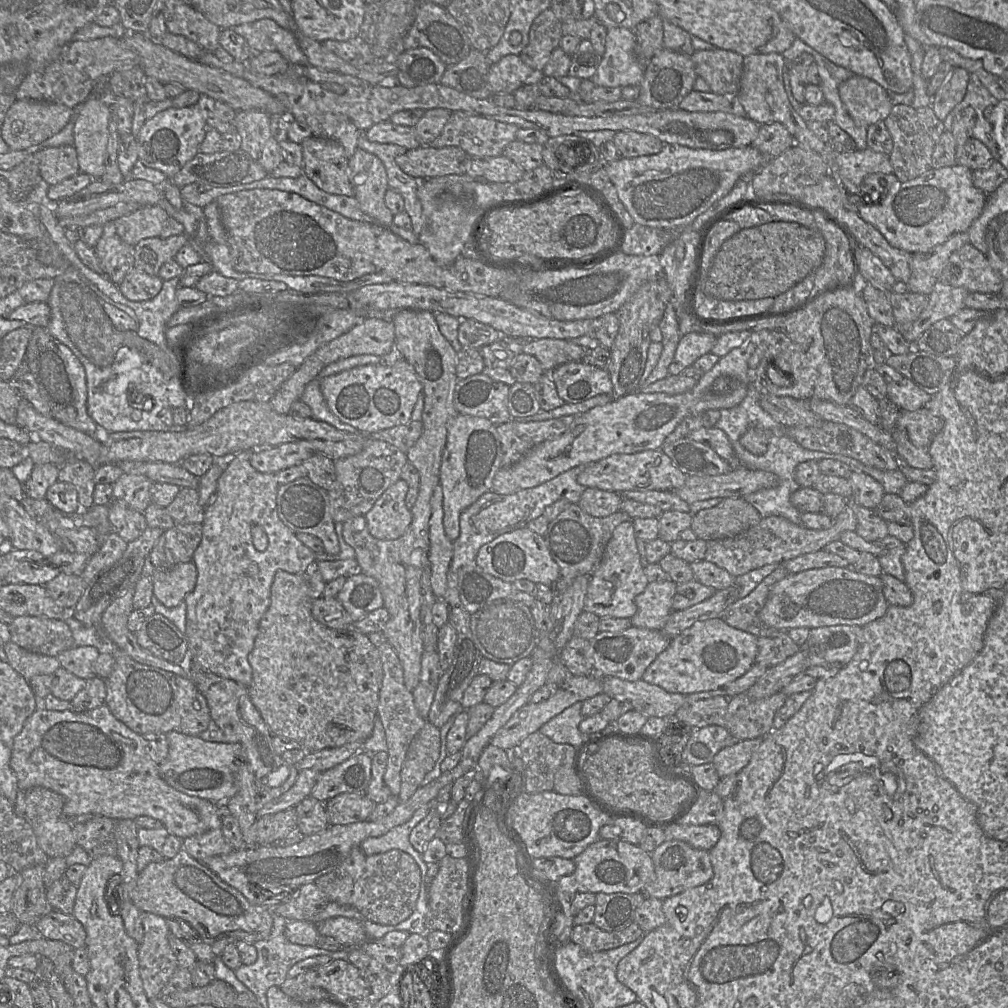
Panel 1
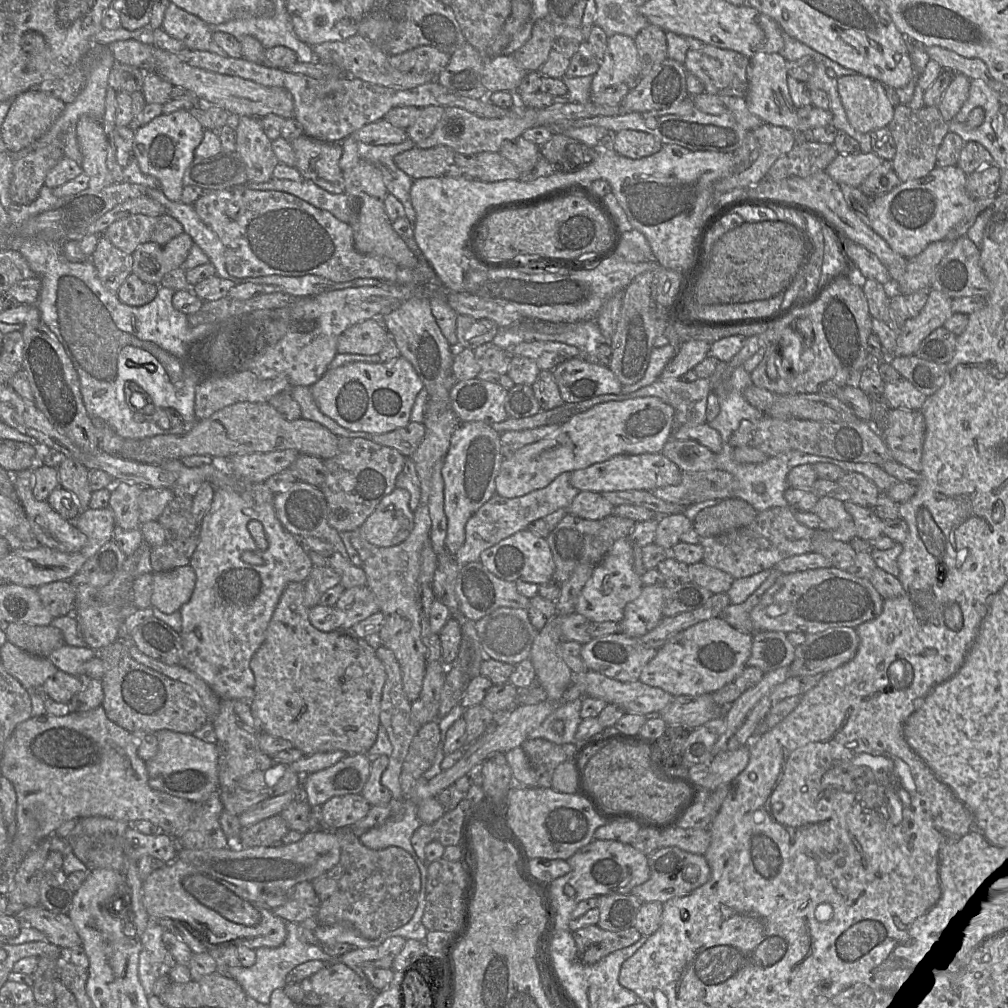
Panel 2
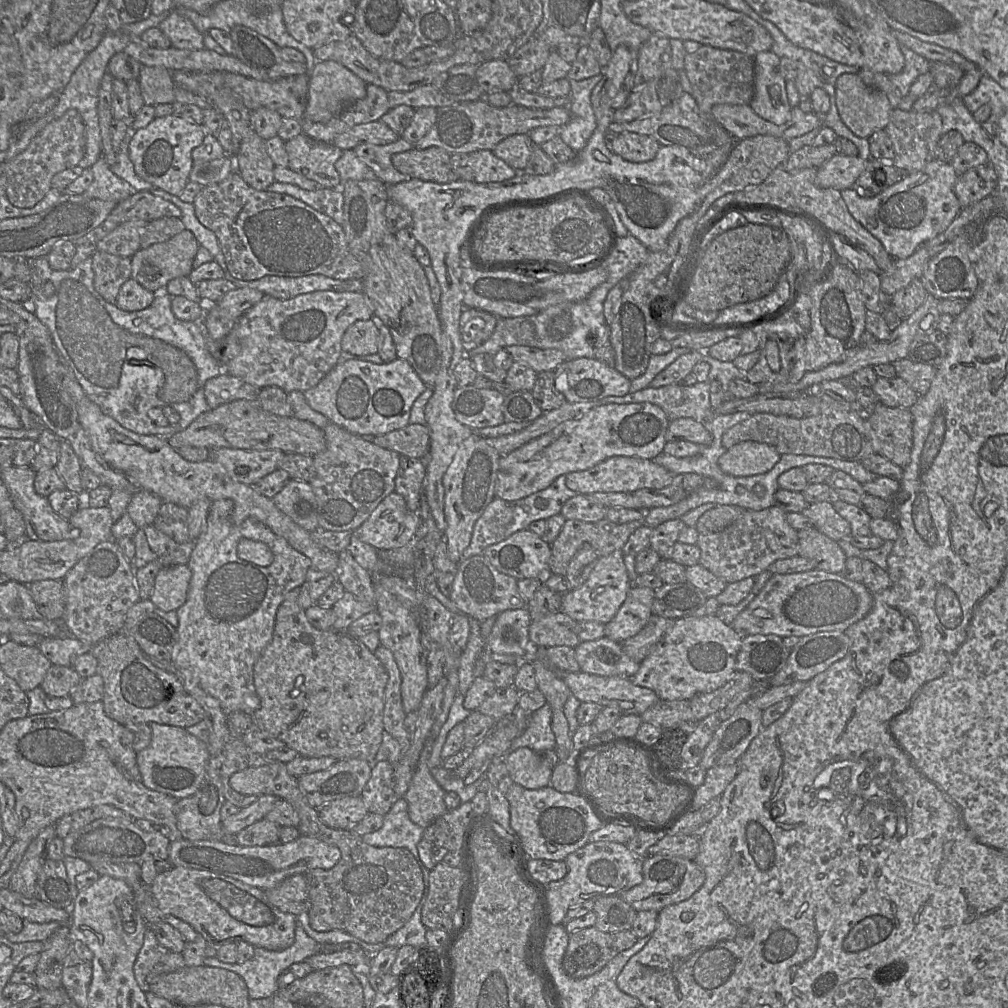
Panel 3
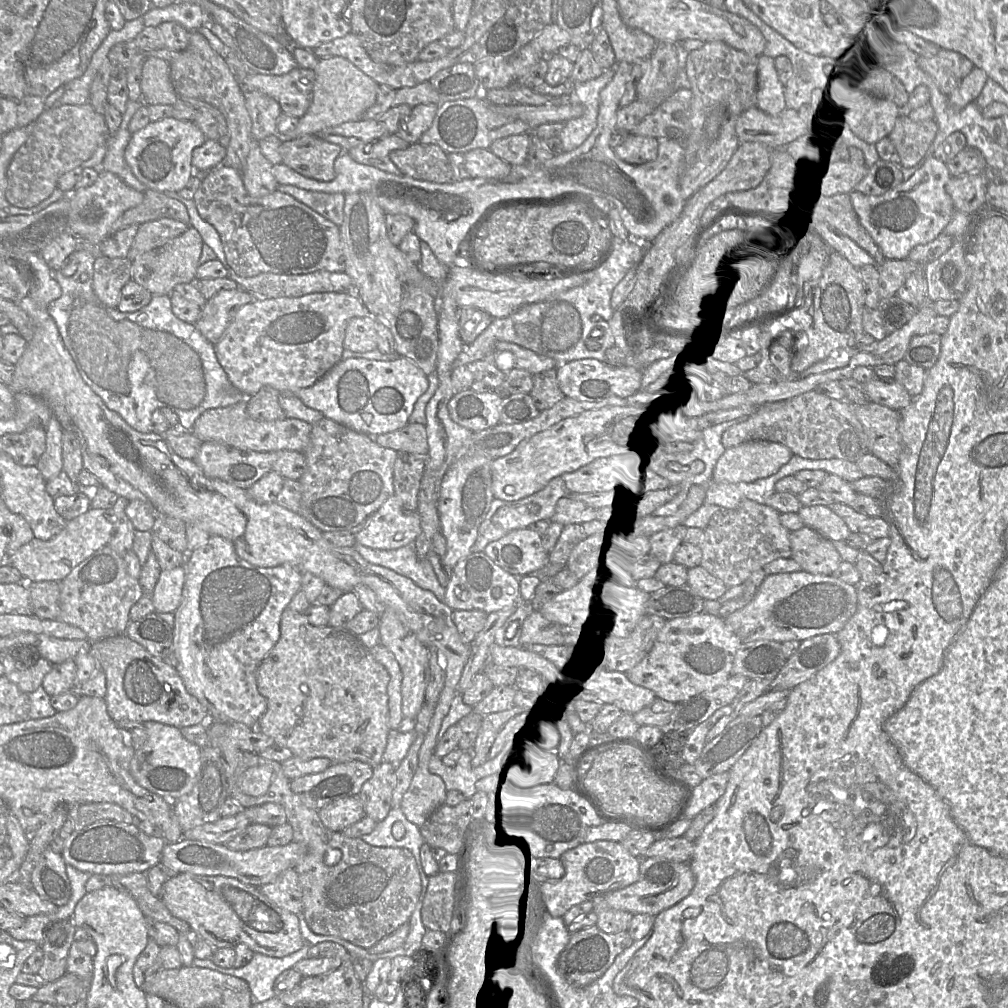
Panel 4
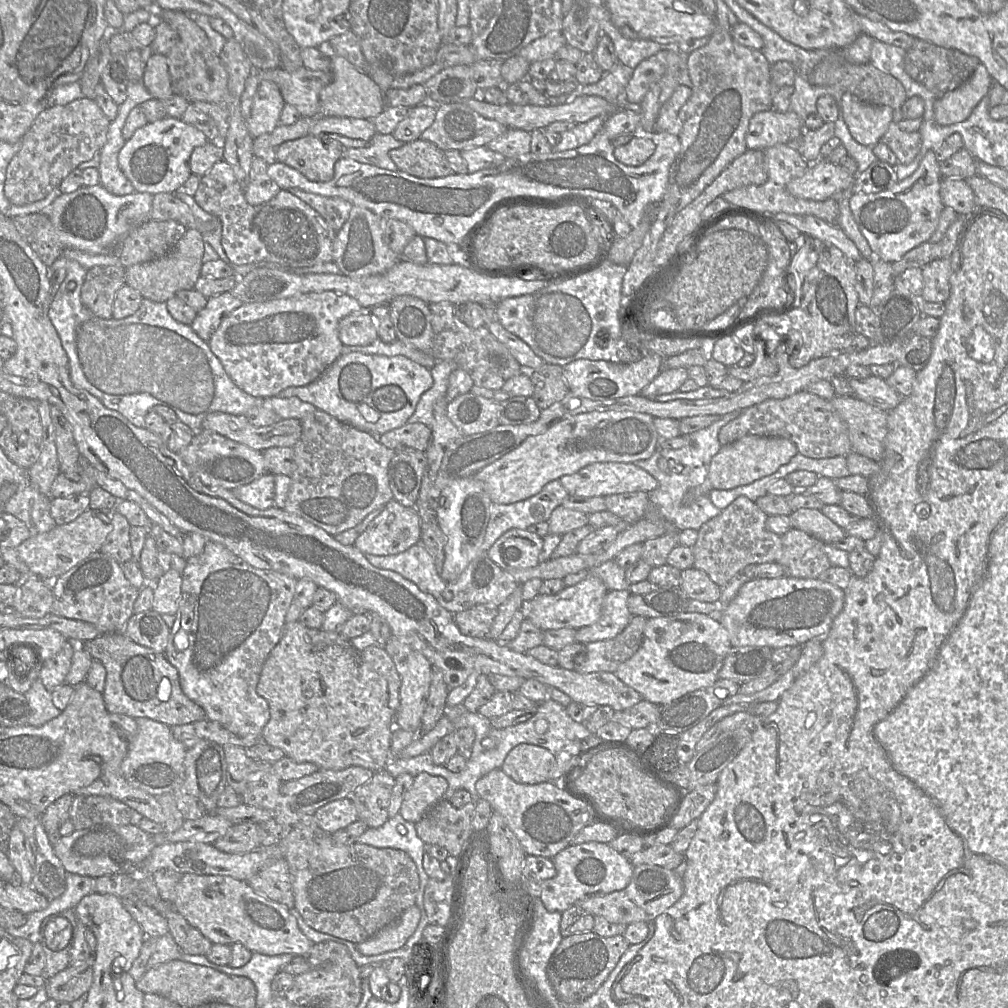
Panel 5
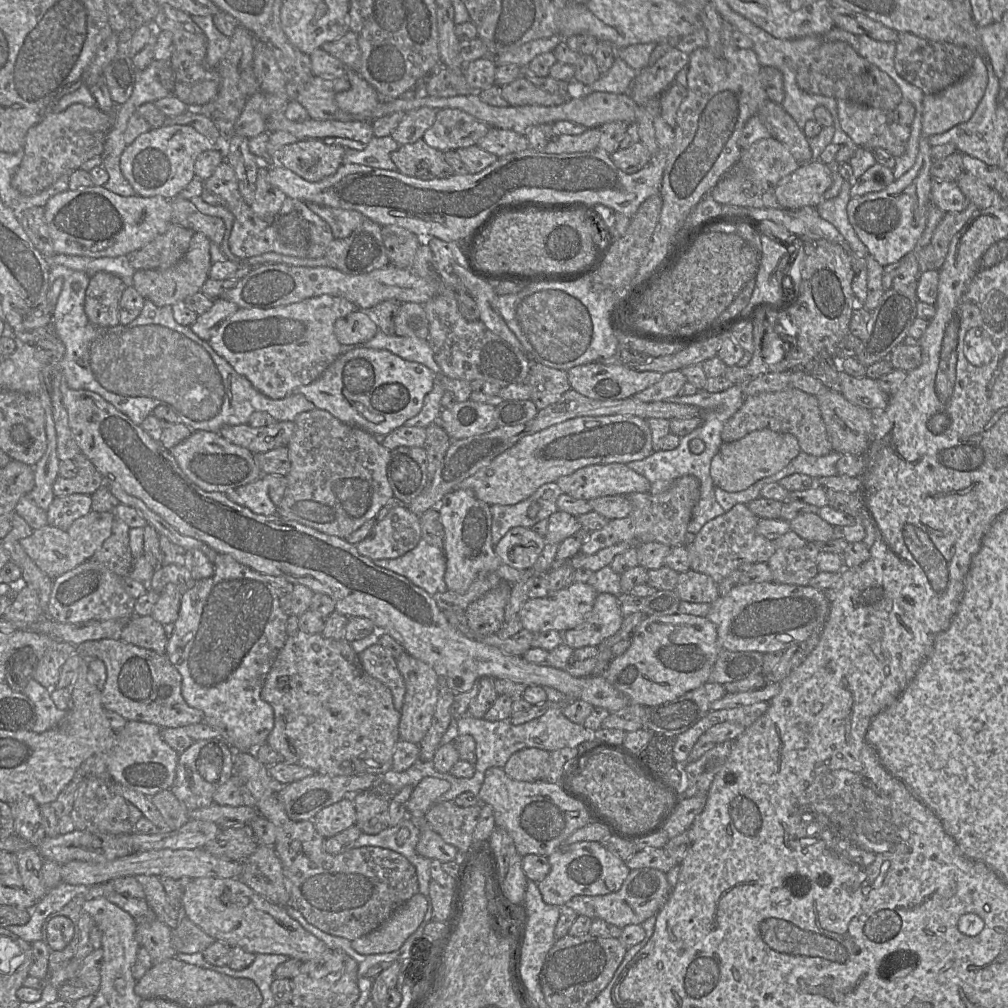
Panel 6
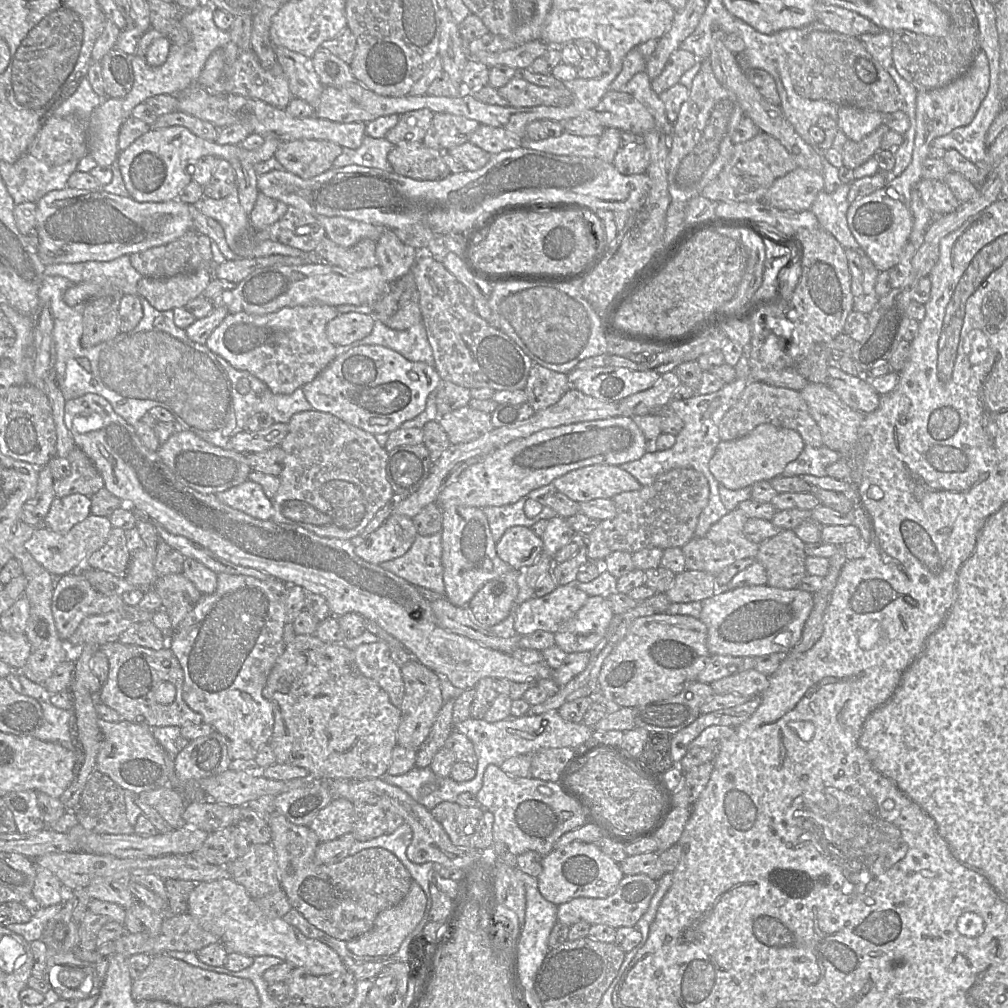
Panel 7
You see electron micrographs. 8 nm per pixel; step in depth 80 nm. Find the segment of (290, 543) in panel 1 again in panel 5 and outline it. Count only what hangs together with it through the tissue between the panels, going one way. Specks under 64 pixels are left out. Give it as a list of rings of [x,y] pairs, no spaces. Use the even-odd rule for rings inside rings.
[[[207,541],[202,553],[187,560],[182,573],[182,588],[179,607],[176,612],[173,626],[170,630],[169,641],[165,651],[165,656],[179,673],[181,689],[184,694],[200,705],[206,712],[206,719],[220,722],[226,729],[239,737],[248,735],[261,736],[264,726],[270,719],[269,704],[266,699],[257,694],[256,688],[263,665],[273,648],[281,639],[286,620],[285,616],[294,599],[295,586],[297,580],[285,574],[273,571],[254,568],[247,562],[233,554],[224,545]]]

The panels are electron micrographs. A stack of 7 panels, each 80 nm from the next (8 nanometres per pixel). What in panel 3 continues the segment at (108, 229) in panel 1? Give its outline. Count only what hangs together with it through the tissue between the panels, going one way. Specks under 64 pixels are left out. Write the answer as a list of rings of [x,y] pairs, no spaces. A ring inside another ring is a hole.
[[[96,250],[92,260],[95,290],[107,302],[116,304],[121,286],[131,278],[132,258]]]

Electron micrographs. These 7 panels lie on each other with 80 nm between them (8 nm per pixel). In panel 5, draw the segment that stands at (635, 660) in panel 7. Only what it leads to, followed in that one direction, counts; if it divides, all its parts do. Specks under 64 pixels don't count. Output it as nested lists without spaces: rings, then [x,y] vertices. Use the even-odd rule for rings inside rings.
[[[685,612],[672,617],[649,618],[639,649],[614,674],[656,705],[670,703],[695,690],[711,686],[732,645],[716,615]]]

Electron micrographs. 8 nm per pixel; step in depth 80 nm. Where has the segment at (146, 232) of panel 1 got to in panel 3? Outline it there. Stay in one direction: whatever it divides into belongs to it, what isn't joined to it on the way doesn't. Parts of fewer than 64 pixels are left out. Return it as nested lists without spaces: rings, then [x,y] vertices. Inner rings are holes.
[[[142,219],[120,224],[96,244],[96,250],[121,257],[132,257],[141,249],[141,235],[147,224],[148,222]]]

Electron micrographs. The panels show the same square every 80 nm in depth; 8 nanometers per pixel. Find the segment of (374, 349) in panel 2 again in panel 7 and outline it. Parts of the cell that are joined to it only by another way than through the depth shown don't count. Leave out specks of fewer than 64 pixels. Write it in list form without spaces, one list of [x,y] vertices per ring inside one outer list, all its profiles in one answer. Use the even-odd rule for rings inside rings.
[[[356,312],[339,314],[326,326],[328,340],[335,346],[346,346],[367,337],[373,330],[374,317]]]

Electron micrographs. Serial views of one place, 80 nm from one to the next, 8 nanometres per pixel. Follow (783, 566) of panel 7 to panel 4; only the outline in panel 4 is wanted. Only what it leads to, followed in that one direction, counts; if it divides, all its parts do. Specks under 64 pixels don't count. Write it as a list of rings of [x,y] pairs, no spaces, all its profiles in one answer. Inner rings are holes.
[[[805,525],[801,529],[790,533],[790,544],[791,558],[800,565],[802,571],[812,574],[831,575],[842,562],[833,542]]]

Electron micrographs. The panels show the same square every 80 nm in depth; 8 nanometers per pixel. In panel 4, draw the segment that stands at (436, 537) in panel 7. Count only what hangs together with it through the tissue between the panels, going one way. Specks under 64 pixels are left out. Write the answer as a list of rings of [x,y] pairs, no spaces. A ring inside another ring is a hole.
[[[357,542],[353,547],[367,562],[409,578],[418,587],[431,591],[440,602],[444,602],[446,588],[440,585],[429,560],[418,557],[413,544],[395,550],[372,549]]]

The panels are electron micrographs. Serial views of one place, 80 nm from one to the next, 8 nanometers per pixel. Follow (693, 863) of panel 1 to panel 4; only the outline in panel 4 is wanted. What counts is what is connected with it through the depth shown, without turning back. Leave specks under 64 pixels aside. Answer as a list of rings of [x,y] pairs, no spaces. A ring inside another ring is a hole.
[[[659,857],[642,858],[640,860],[639,872],[640,875],[639,875],[639,880],[637,882],[623,889],[608,892],[594,897],[592,899],[593,907],[594,907],[594,902],[604,902],[609,907],[616,910],[627,911],[634,915],[649,914],[656,917],[662,911],[676,905],[684,898],[686,898],[691,893],[691,891],[695,886],[695,876],[689,866],[689,863],[674,862]]]

